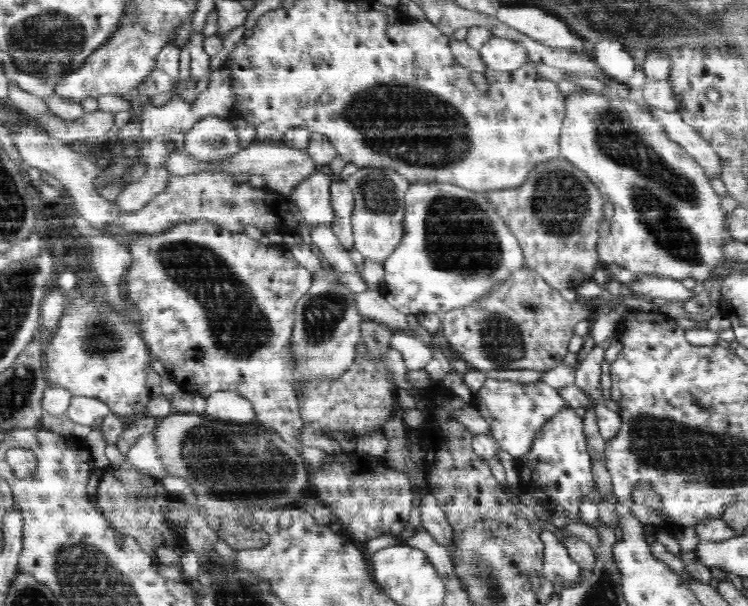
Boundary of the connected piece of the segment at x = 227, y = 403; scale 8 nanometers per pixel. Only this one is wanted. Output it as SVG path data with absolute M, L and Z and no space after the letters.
M233 389L212 392L206 397L206 405L204 415L211 419L244 423L257 420L256 410L252 403Z

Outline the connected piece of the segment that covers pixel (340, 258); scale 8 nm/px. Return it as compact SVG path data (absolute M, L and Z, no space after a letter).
M313 225L310 230L310 238L312 238L312 246L318 253L326 258L329 266L336 272L356 272L361 274L361 266L356 266L352 257L341 244L331 226Z

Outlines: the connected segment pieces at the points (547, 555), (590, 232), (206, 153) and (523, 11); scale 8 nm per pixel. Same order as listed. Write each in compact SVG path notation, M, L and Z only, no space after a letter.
M543 528L540 535L545 546L542 566L544 578L551 583L555 580L573 582L580 578L579 574L582 568L570 559L566 548L559 542L558 536Z
M557 158L534 167L520 186L492 190L485 196L518 238L524 265L534 269L558 292L568 288L576 290L592 278L600 262L597 242L604 197L584 171L568 160Z
M210 116L196 121L194 126L184 133L185 151L196 161L218 162L238 154L240 145L237 130L231 125L230 117Z
M499 6L496 8L496 18L504 24L515 28L526 36L545 44L550 48L560 50L572 45L572 32L560 20L560 17L546 11L530 6L510 7Z

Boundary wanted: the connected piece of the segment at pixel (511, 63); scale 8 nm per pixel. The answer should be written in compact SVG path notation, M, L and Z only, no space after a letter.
M492 37L479 48L482 62L493 72L513 72L528 63L527 50L516 40Z

